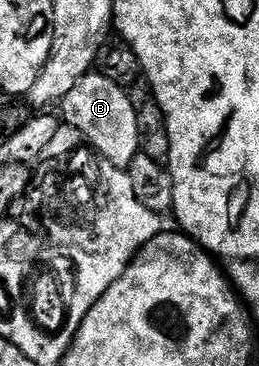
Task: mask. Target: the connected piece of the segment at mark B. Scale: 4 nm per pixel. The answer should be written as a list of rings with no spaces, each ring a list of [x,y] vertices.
[[[88,74],[81,82],[77,82],[77,86],[73,86],[73,90],[69,90],[69,94],[61,101],[62,108],[62,119],[81,130],[84,141],[98,155],[113,166],[130,169],[131,163],[141,152],[139,131],[137,114],[131,105],[130,95],[120,84],[109,82],[109,78],[101,74]]]

